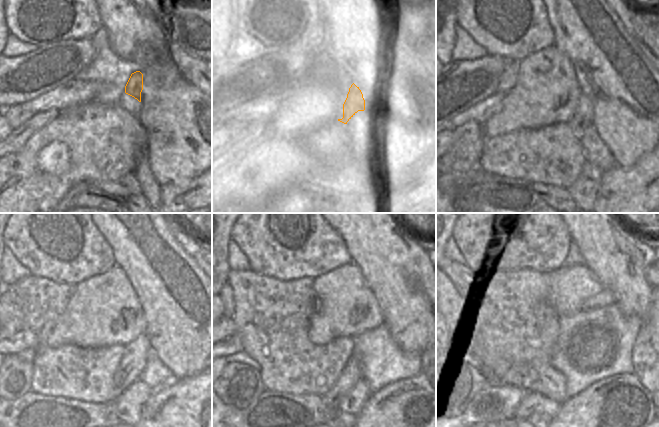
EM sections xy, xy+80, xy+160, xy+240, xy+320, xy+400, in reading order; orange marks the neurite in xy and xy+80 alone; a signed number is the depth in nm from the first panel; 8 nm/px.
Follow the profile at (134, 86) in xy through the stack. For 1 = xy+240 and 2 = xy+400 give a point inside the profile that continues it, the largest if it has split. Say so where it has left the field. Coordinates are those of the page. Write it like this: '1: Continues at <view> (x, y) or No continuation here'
1: Continues at xy+240 (133, 361)
2: Continues at xy+400 (539, 410).

